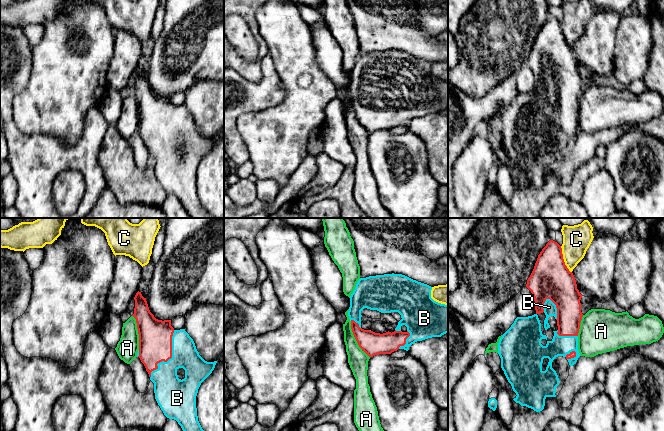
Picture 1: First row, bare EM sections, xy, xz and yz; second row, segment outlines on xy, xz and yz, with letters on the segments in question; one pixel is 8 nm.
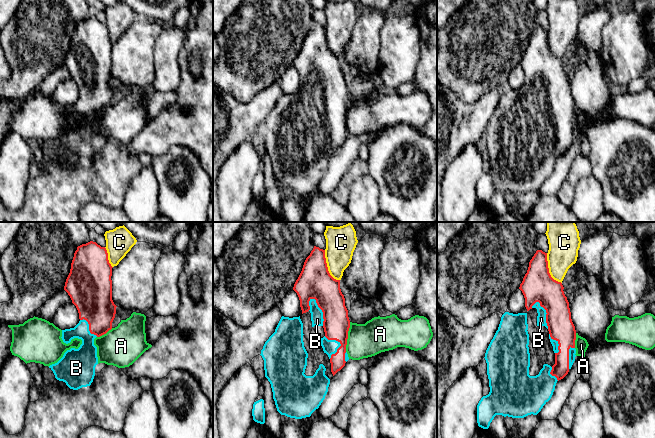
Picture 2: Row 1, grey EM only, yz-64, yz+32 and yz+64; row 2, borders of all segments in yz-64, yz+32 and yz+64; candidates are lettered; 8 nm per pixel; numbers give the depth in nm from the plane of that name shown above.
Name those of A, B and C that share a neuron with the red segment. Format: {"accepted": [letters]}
{"accepted": ["B"]}

